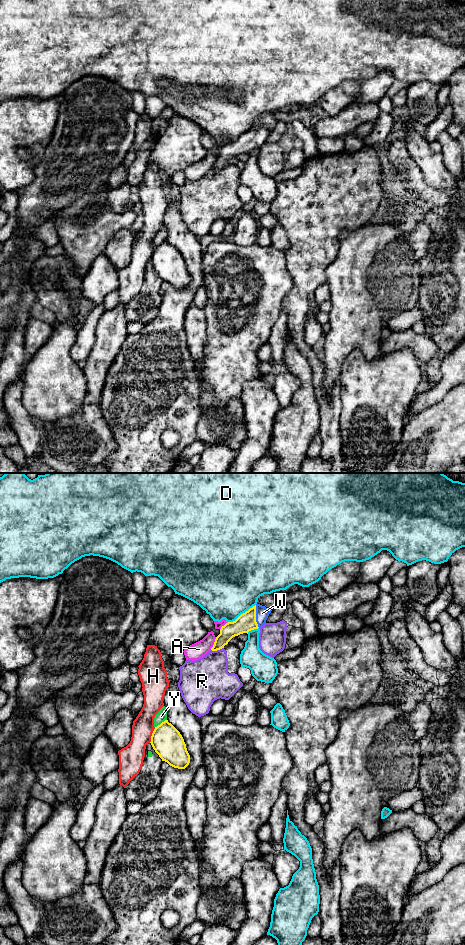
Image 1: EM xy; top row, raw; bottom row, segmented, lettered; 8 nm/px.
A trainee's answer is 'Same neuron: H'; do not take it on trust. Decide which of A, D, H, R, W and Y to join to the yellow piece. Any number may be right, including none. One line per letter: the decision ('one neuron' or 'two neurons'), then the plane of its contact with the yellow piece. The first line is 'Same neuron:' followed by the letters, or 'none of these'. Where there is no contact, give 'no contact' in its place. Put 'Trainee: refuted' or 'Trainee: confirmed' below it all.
Same neuron: W
A: two neurons | xy
D: two neurons | xy
H: two neurons | xy
R: two neurons | xy
W: one neuron | xy
Y: two neurons | xy
Trainee: refuted

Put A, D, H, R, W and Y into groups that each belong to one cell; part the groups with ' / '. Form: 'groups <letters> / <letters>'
groups A / D / H / R / W / Y

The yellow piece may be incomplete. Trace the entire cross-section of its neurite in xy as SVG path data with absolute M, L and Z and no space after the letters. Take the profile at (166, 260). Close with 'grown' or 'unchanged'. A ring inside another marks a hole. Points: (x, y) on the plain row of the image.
M165 240L155 247L151 265L162 281L178 289L185 289L190 283L190 275L180 252Z | unchanged

